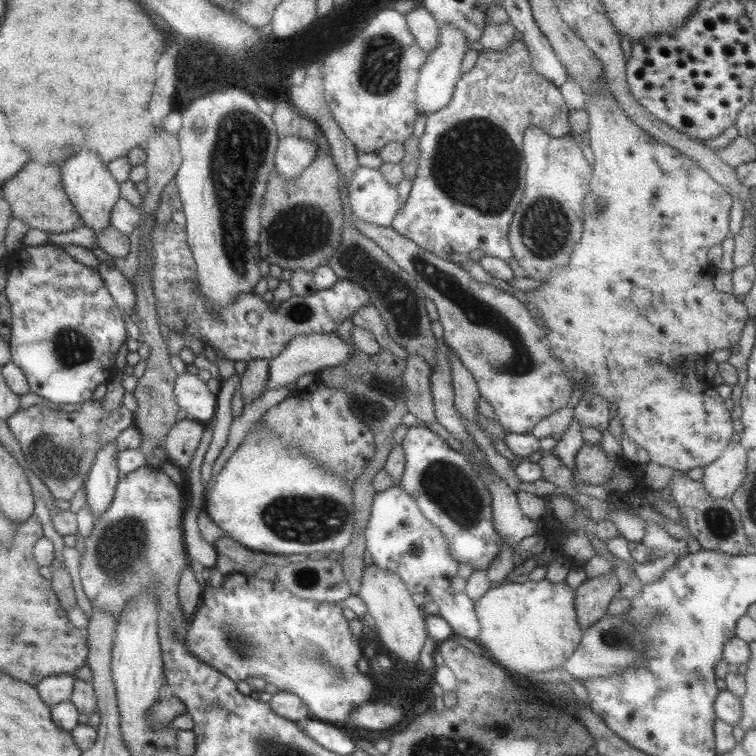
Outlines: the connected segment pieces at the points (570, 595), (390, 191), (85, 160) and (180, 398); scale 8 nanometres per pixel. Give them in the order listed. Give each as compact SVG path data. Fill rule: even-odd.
M545 578L540 581L527 580L524 583L517 583L514 580L502 581L496 588L489 588L481 598L473 603L473 611L479 623L476 643L487 652L489 658L513 675L527 677L527 673L560 669L560 665L569 658L584 633L577 623L574 597L574 590L571 590L564 580L553 584Z
M357 166L348 182L347 200L354 218L375 226L391 225L399 209L396 186L390 186L377 168Z
M83 148L61 166L60 174L65 195L73 205L75 212L80 216L83 224L92 231L110 226L109 216L114 202L117 202L119 198L119 186L111 177L107 163L103 162L101 158L97 158L95 152Z
M184 372L175 378L173 394L179 409L187 413L186 418L203 423L213 420L216 410L216 395L205 385L205 375Z

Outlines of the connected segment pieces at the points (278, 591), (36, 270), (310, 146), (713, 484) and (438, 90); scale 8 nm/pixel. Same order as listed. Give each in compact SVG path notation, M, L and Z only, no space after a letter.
M225 575L220 584L214 588L209 584L206 584L201 596L200 605L193 613L193 618L187 624L187 632L185 632L185 649L197 658L200 662L205 662L208 666L221 672L225 677L230 678L233 682L238 683L240 680L245 680L249 676L255 676L257 678L263 678L267 684L273 684L279 691L290 692L295 696L298 696L308 708L309 717L327 722L329 724L335 724L340 728L350 727L349 724L349 712L353 708L363 704L363 702L371 701L373 698L373 692L377 690L380 683L376 681L371 673L361 674L357 670L357 661L363 656L361 652L361 642L363 637L356 637L351 635L349 626L347 625L347 619L343 617L342 609L336 606L334 603L316 602L315 600L304 600L294 596L284 588L279 581L268 581L263 579L257 579L257 577L246 575Z
M48 241L35 248L19 249L13 266L7 270L4 293L11 313L10 360L23 371L29 392L55 404L80 404L92 398L93 390L111 376L113 358L115 364L117 349L126 339L121 310L100 274L75 261L60 245Z
M294 136L279 139L274 156L275 171L286 180L296 178L313 160L317 149L317 145L307 139Z
M729 441L713 462L702 467L701 484L711 498L731 498L746 475L746 454L740 442Z
M439 22L437 25L438 46L426 54L426 60L419 72L415 90L415 109L418 116L427 117L429 114L442 110L453 95L454 87L461 76L460 66L467 45L470 43L461 34L459 28L455 28L449 22Z

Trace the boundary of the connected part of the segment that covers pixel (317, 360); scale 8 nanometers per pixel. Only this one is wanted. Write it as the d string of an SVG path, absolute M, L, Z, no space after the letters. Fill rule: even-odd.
M336 332L329 334L313 333L293 337L275 358L268 361L269 376L267 376L263 392L271 389L286 388L289 383L296 381L302 374L315 374L324 367L343 364L345 360L351 358L351 354L355 354L355 350L355 345L351 341L345 342L339 339Z

